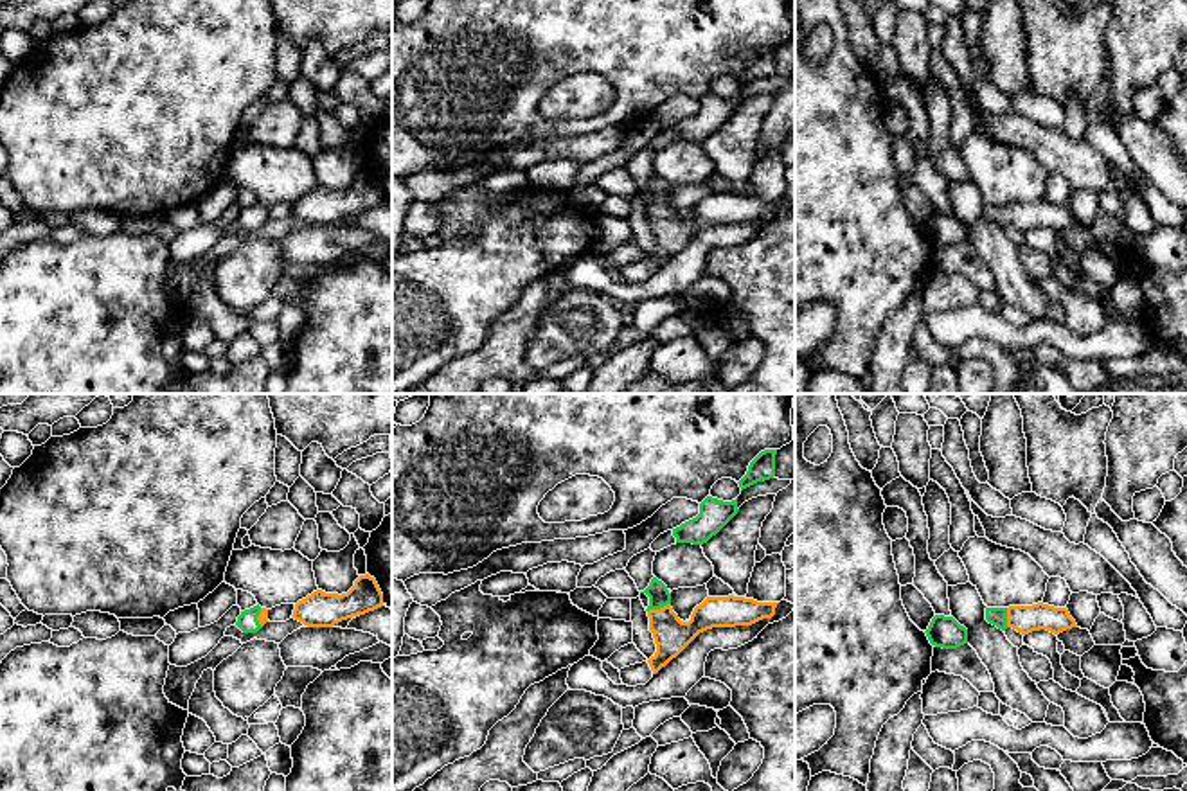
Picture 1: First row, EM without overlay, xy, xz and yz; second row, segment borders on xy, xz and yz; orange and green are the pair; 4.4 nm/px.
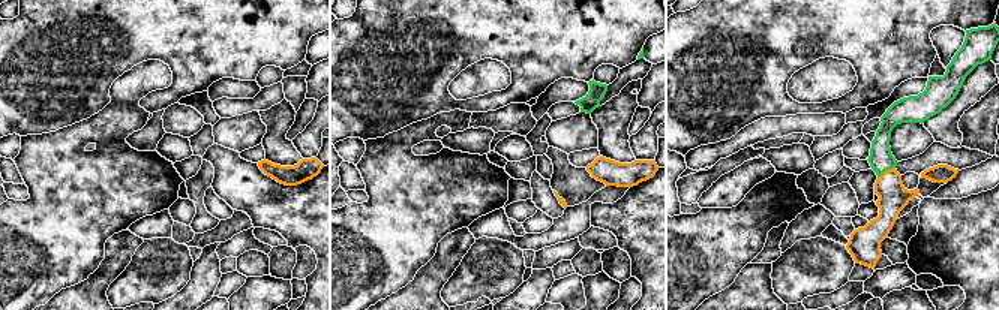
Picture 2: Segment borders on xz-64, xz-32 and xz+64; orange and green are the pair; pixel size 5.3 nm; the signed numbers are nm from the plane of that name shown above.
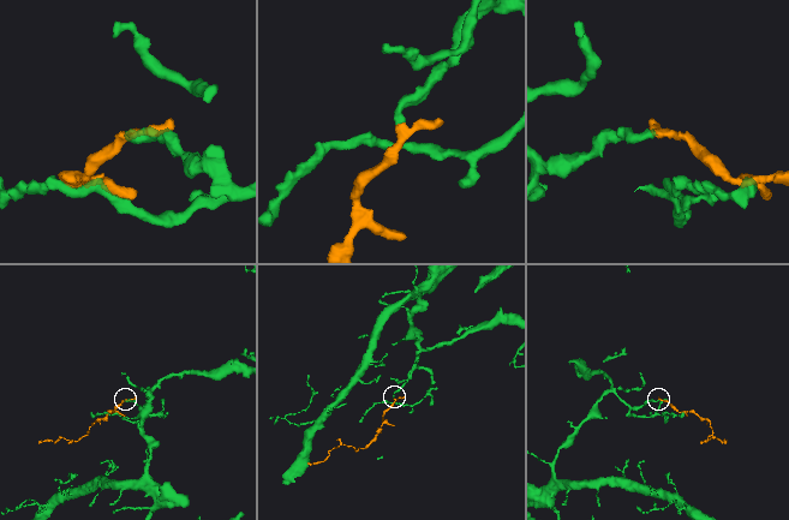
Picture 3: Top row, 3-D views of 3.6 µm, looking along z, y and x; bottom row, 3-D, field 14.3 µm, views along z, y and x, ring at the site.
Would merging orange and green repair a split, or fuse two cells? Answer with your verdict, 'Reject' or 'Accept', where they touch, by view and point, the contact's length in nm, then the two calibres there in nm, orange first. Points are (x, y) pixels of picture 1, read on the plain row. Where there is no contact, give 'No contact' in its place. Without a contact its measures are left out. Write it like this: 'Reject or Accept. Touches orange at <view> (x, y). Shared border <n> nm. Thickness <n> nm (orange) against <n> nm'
Accept. Touches orange at xz (660, 205). Shared border 110 nm. Thickness 160 nm (orange) against 100 nm

